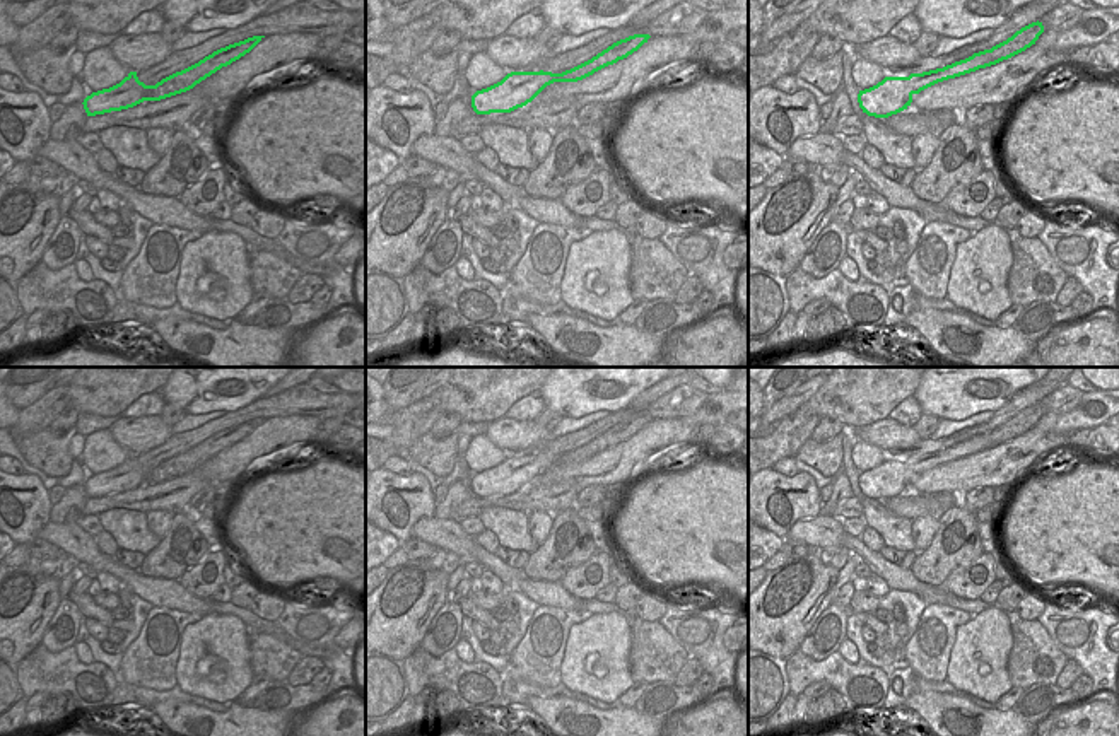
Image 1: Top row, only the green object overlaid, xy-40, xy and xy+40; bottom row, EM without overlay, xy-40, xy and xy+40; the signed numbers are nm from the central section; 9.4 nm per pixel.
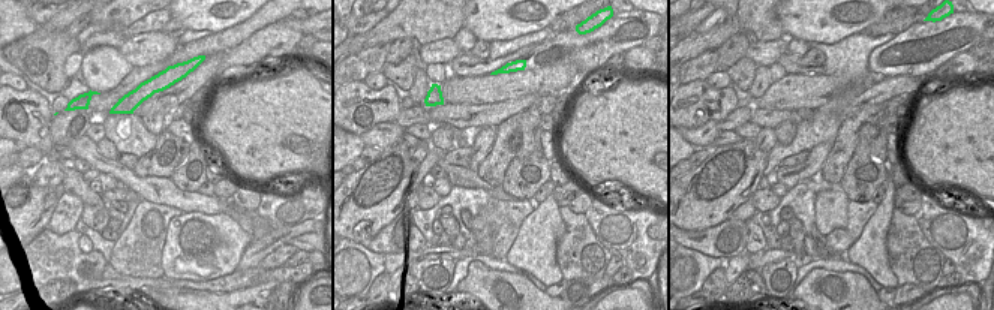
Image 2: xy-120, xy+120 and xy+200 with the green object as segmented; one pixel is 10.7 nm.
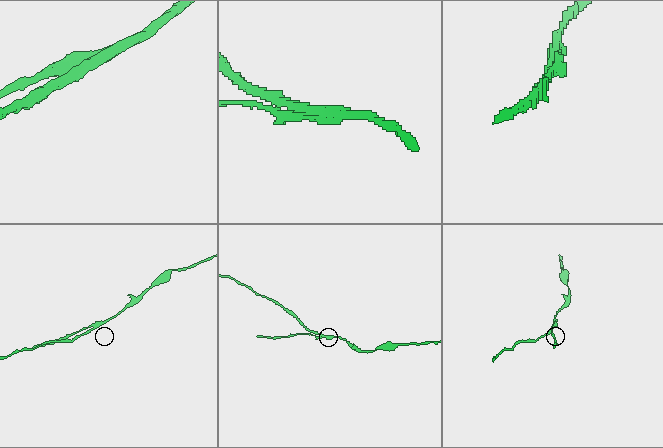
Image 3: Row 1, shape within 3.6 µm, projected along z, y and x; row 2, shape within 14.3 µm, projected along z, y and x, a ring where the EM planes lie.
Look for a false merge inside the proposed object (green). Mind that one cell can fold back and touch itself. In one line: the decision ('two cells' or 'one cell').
two cells

